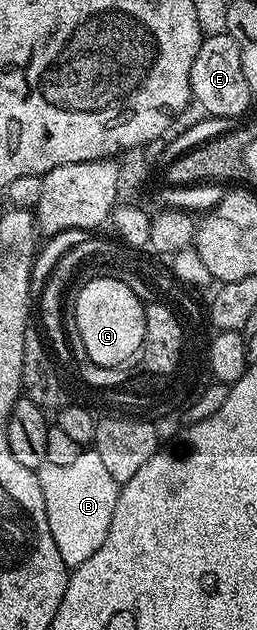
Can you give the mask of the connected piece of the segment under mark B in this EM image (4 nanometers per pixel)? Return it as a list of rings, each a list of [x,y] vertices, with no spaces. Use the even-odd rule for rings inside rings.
[[[94,449],[80,450],[77,461],[69,465],[46,462],[37,474],[45,497],[49,533],[53,533],[53,541],[57,541],[57,553],[61,553],[61,561],[65,561],[68,569],[80,567],[101,549],[101,541],[105,541],[109,533],[109,521],[113,521],[113,509],[117,509],[121,485],[113,481]]]

